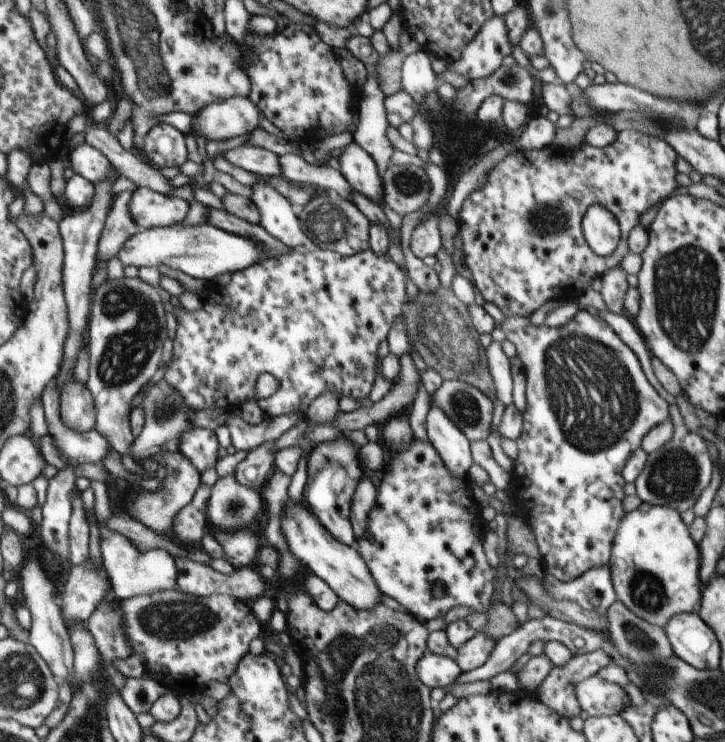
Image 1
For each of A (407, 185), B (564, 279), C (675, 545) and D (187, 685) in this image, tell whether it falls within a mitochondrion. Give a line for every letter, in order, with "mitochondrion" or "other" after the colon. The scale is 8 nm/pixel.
A: mitochondrion
B: other
C: other
D: other

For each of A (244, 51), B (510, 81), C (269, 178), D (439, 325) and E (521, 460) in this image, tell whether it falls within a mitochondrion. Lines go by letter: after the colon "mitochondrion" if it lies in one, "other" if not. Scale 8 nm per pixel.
A: other
B: mitochondrion
C: other
D: mitochondrion
E: other

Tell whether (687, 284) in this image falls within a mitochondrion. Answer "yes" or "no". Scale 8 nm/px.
yes

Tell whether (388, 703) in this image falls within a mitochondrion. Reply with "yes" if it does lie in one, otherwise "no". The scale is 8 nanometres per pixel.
yes

